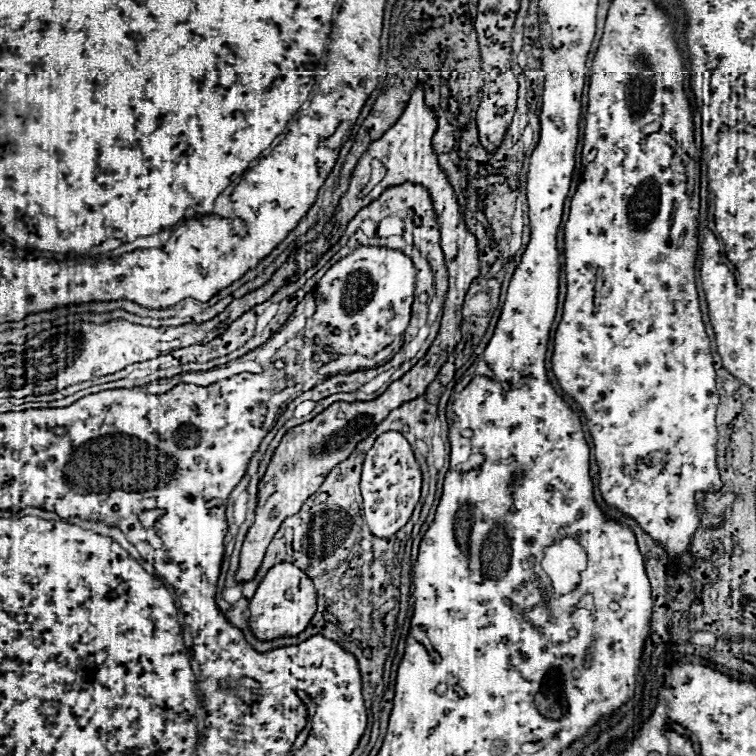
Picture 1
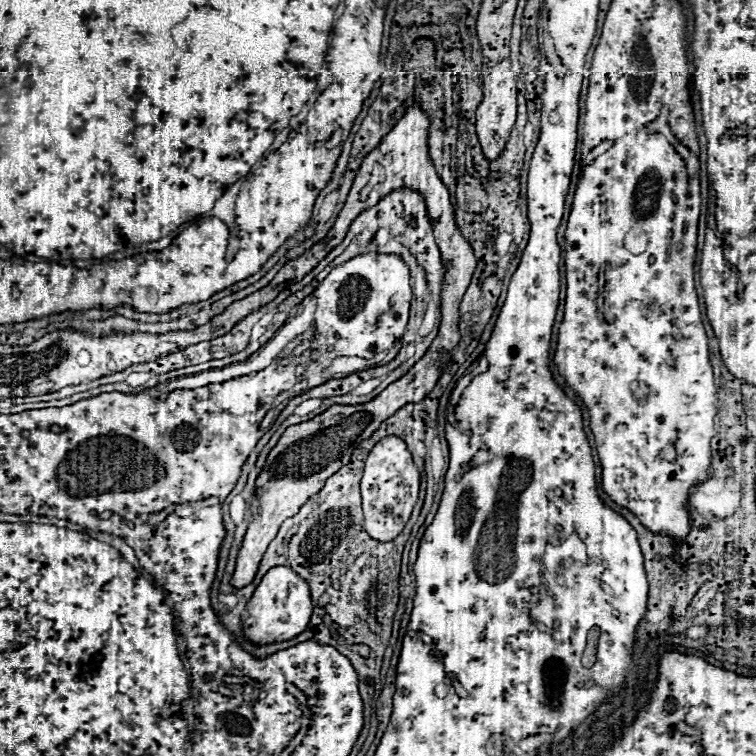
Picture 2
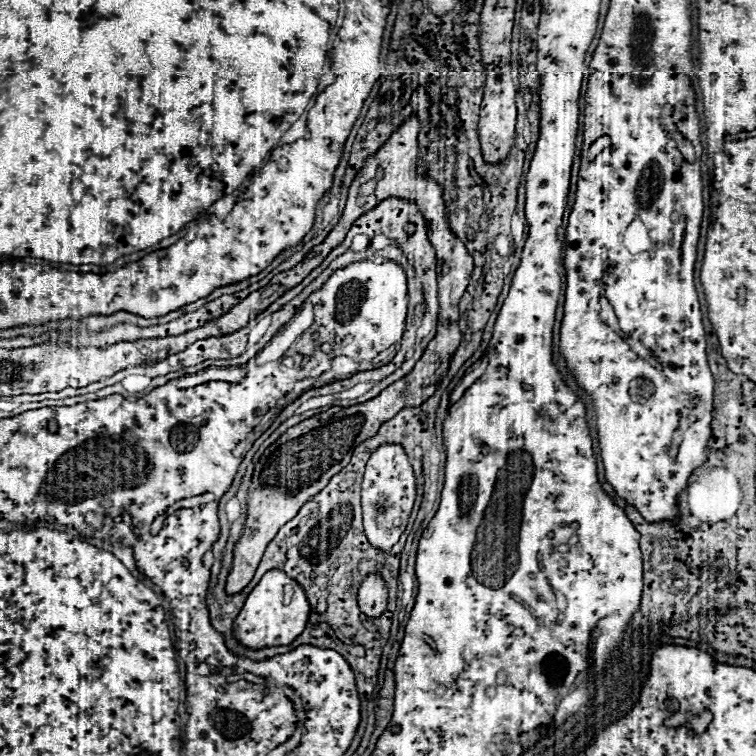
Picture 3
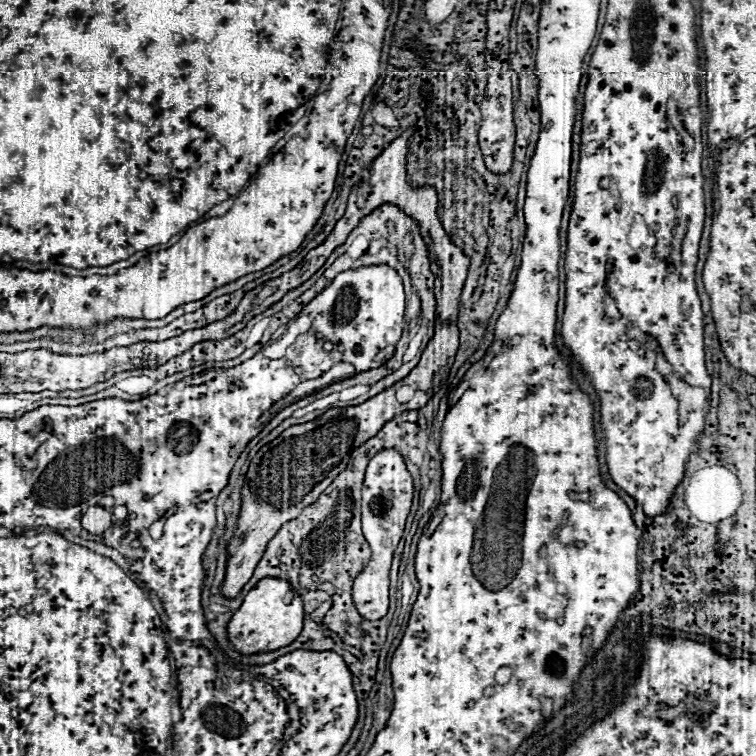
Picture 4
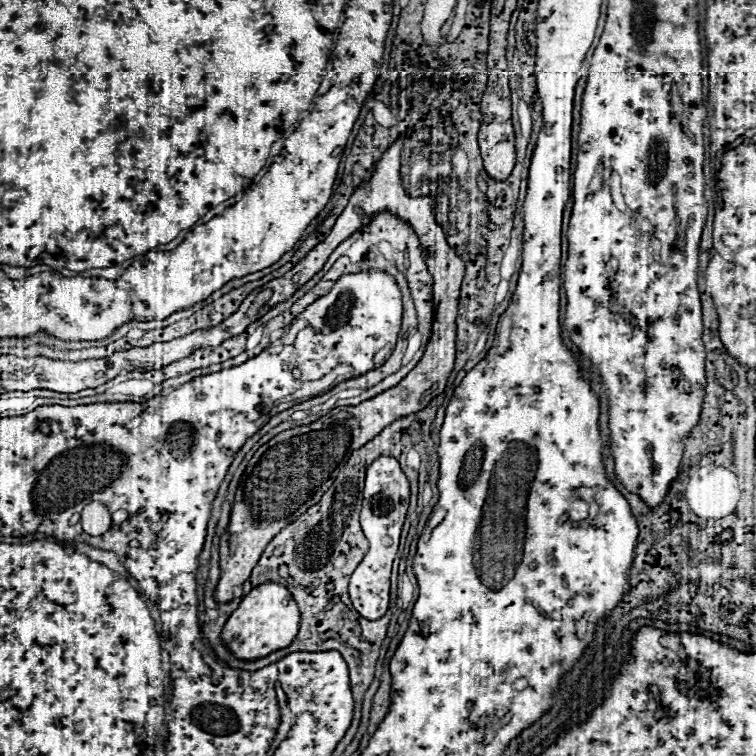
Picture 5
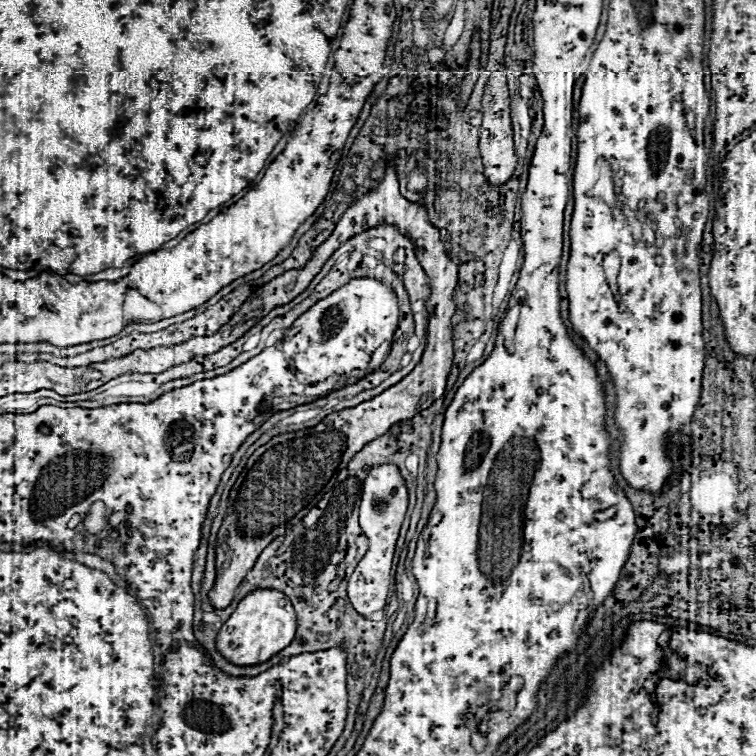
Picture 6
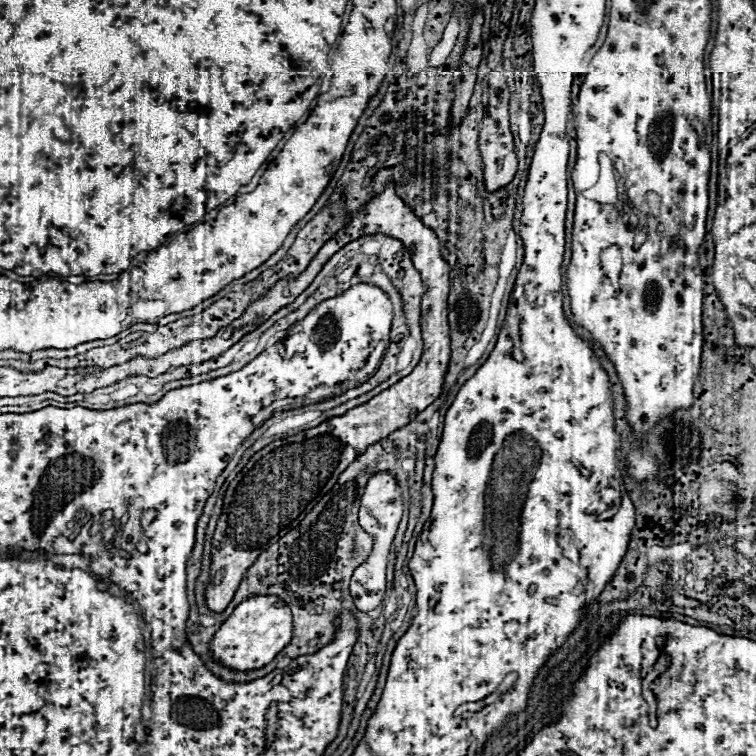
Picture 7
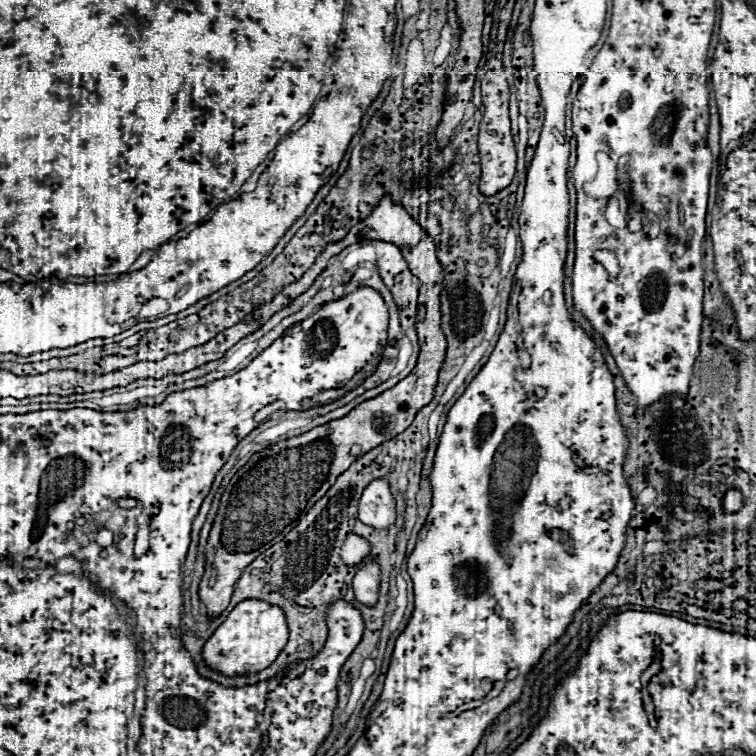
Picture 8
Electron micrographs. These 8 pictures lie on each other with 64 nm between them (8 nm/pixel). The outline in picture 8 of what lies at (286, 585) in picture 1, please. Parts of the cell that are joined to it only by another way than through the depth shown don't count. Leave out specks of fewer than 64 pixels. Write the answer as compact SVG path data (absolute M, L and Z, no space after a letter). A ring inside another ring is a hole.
M246 600L240 602L230 612L226 622L222 622L220 628L208 638L208 642L204 644L204 662L226 676L258 672L276 660L286 642L288 622L284 610L262 600Z

